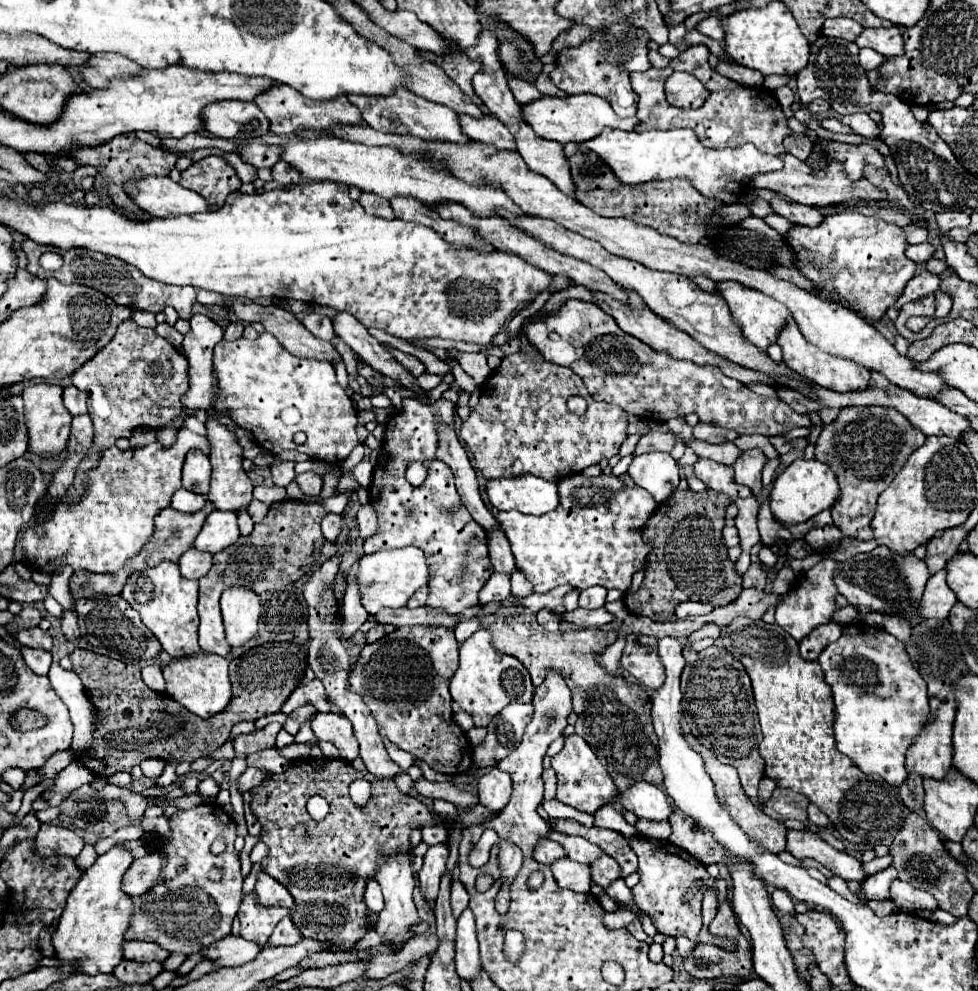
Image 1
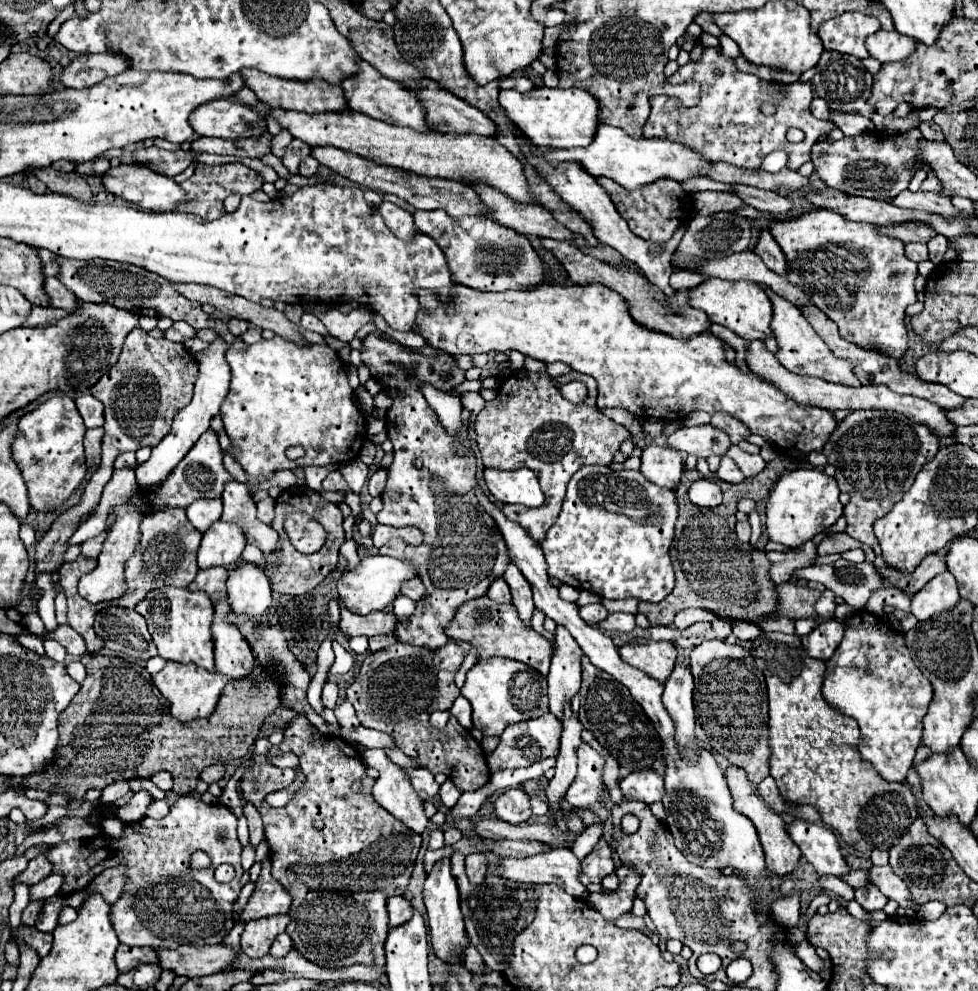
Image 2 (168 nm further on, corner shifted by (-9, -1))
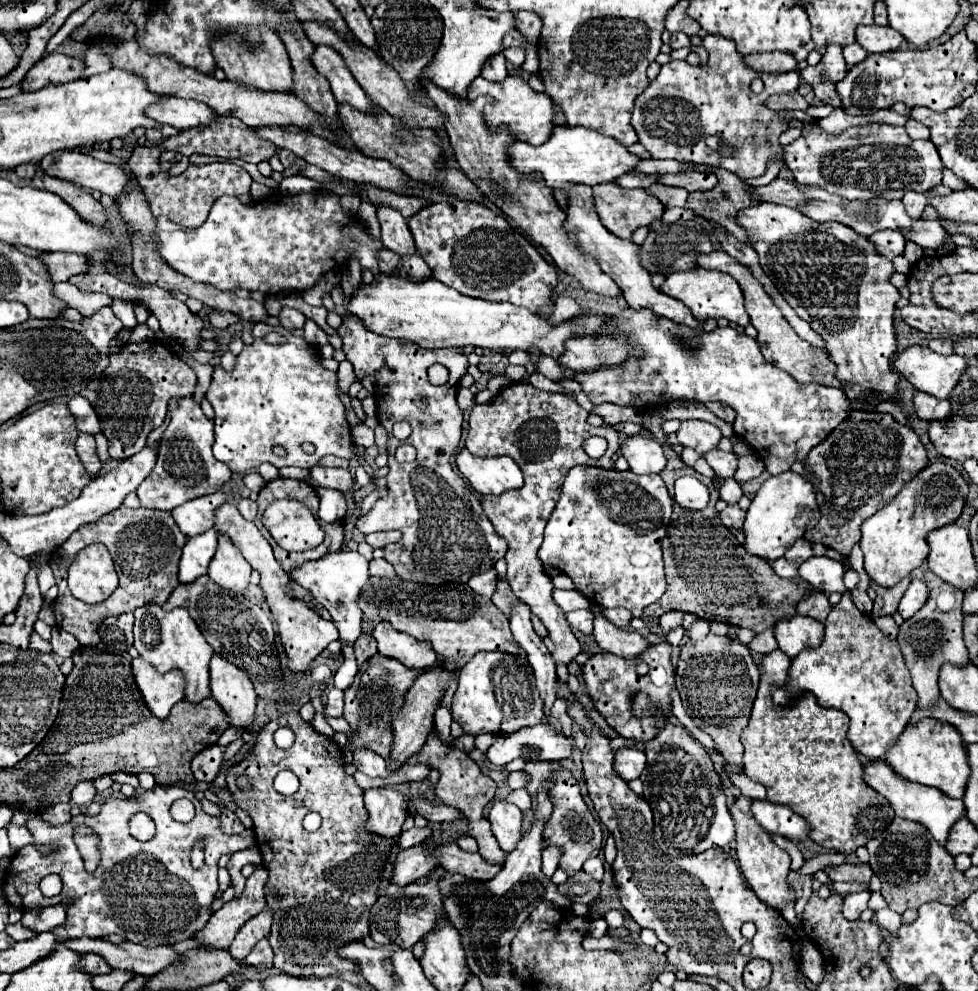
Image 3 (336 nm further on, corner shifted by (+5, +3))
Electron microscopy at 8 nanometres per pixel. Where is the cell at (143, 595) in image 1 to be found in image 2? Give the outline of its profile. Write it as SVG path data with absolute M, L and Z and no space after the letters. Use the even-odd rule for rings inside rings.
M164 585L160 589L154 589L146 599L142 599L136 605L136 611L144 615L148 623L148 631L158 647L158 655L170 661L178 663L196 663L200 667L206 667L208 671L214 671L214 653L212 653L212 635L210 635L210 623L212 623L212 601L204 591L188 591L188 589L176 589L170 585Z

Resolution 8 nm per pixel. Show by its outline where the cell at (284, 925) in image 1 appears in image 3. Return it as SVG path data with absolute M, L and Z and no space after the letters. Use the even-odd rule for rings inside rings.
M262 939L262 941L248 953L248 957L244 959L244 963L246 963L248 967L258 969L258 971L266 971L266 969L272 969L272 957L274 957L274 953L272 953L272 947L270 947L268 939Z

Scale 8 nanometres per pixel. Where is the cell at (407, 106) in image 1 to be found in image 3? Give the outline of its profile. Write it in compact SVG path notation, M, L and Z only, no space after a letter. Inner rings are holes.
M316 47L312 53L312 63L316 63L320 75L328 79L338 103L350 103L358 111L366 111L368 107L372 107L372 101L356 83L338 51L334 51L332 47Z

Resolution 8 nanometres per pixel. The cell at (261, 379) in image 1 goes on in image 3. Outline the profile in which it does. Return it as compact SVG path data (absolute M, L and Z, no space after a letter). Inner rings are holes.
M266 323L254 325L254 343L246 345L238 355L238 363L234 371L224 371L220 365L214 367L214 379L208 389L208 401L214 407L214 457L230 467L232 473L248 473L258 469L260 463L272 463L274 467L314 467L324 455L336 455L344 459L354 457L354 443L350 437L350 427L346 421L344 405L336 393L338 377L332 371L326 371L320 365L320 357L312 345L282 327L270 327ZM268 333L280 333L286 337L286 343L270 345L264 341ZM302 443L312 443L316 447L314 455L306 455L302 451ZM272 447L284 447L288 451L286 457L278 457L272 453Z

